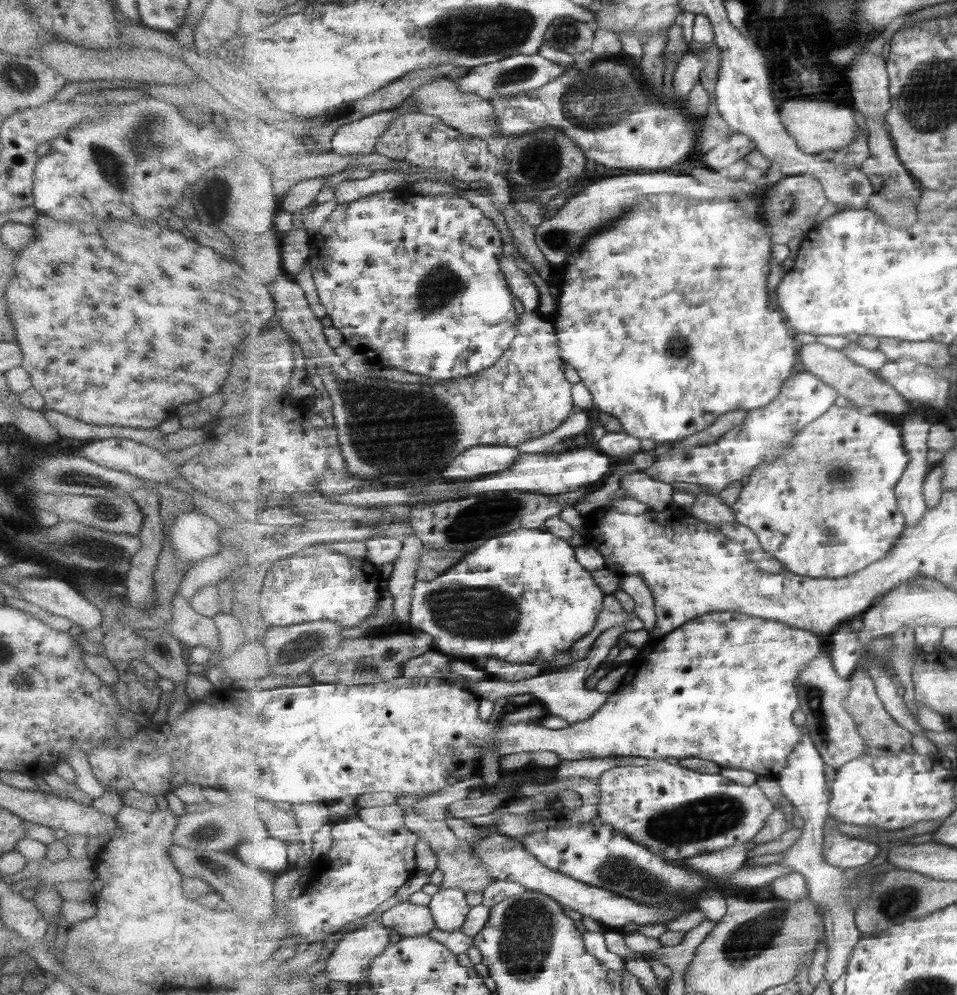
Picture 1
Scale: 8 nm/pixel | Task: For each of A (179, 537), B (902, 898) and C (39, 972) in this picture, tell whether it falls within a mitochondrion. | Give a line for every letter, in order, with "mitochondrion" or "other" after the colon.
A: other
B: mitochondrion
C: other

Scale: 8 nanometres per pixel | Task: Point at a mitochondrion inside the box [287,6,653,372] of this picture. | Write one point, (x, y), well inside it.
(592, 101)

